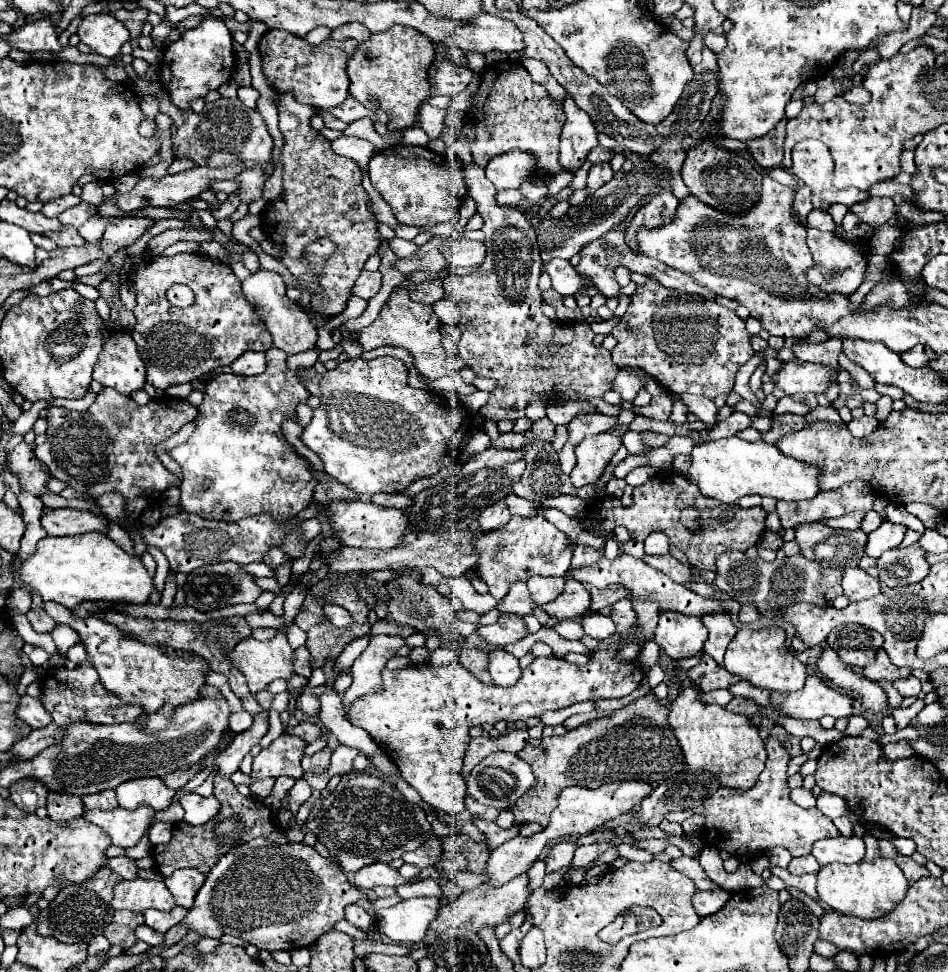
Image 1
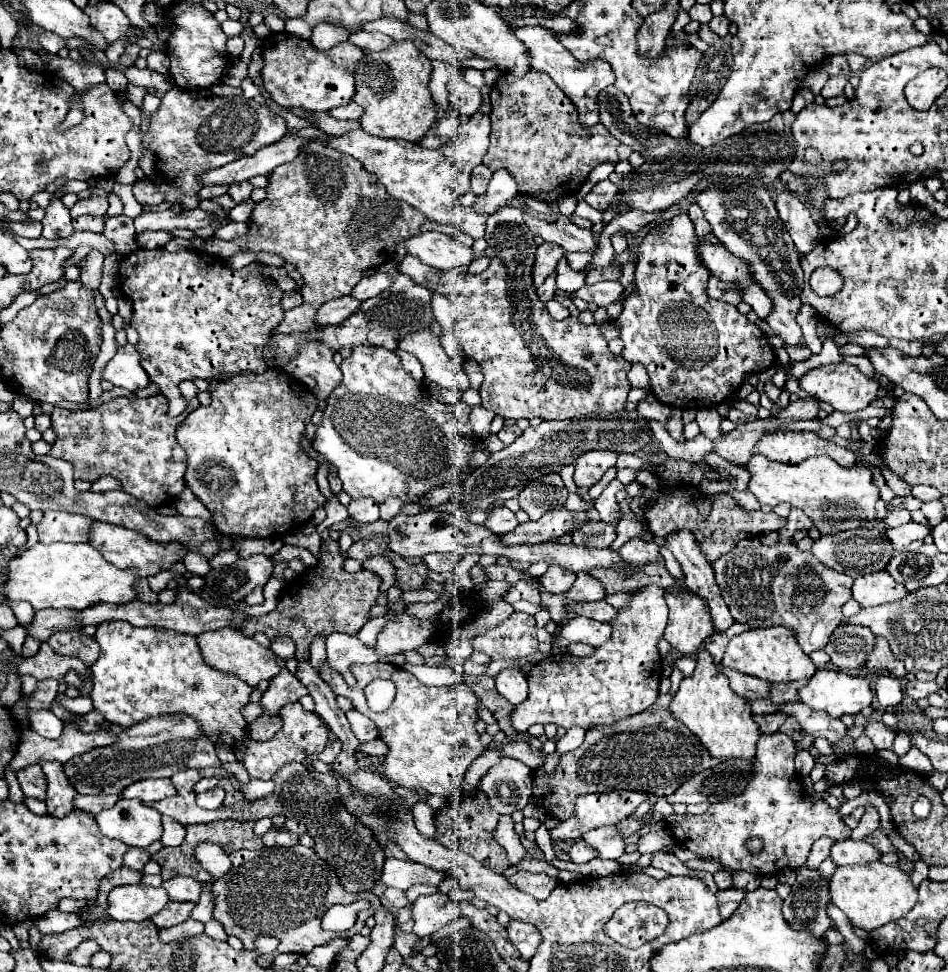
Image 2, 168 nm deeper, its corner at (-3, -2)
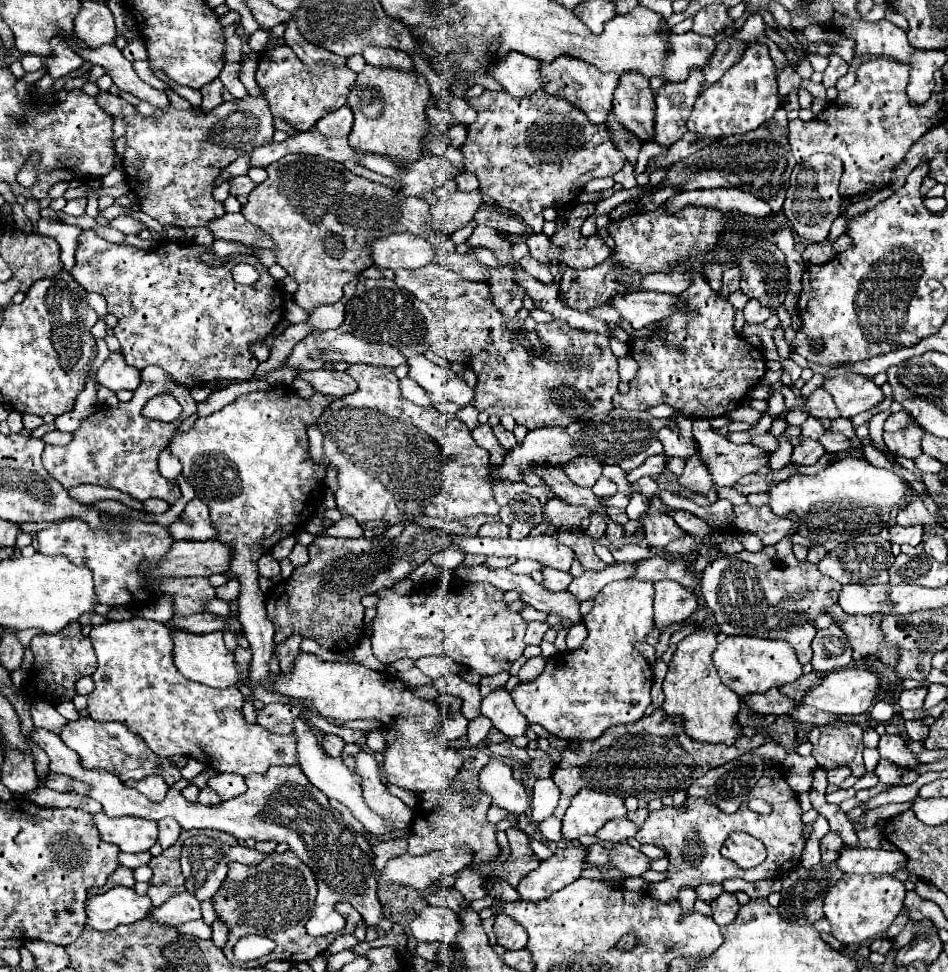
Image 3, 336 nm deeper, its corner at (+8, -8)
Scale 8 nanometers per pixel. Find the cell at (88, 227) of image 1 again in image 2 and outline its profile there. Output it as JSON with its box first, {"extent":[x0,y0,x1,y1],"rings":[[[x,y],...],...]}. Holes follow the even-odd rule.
{"extent":[103,215,139,256],"rings":[[[125,215],[109,217],[105,223],[103,235],[111,239],[115,245],[115,251],[120,256],[127,256],[127,253],[139,248],[134,238],[135,227],[133,227],[131,217],[125,217]]]}

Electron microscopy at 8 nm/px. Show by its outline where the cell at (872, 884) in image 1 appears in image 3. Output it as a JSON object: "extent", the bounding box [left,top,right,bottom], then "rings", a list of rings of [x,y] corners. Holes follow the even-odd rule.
{"extent":[824,875,906,945],"rings":[[[844,875],[842,879],[836,881],[836,885],[824,897],[824,913],[826,913],[826,919],[832,925],[832,935],[844,945],[864,943],[868,939],[878,937],[880,933],[884,933],[892,925],[892,921],[902,911],[902,907],[904,907],[904,893],[906,893],[904,883],[898,881],[892,875]]]}

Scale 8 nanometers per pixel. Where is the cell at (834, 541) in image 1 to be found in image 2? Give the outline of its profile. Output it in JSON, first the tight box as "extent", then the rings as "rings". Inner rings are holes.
{"extent":[811,521,893,579],"rings":[[[877,521],[873,529],[853,529],[853,531],[843,531],[837,535],[823,535],[813,543],[811,553],[825,563],[827,567],[833,567],[835,571],[841,571],[853,579],[861,575],[869,575],[875,571],[883,571],[893,555],[893,545],[885,535],[885,523]]]}

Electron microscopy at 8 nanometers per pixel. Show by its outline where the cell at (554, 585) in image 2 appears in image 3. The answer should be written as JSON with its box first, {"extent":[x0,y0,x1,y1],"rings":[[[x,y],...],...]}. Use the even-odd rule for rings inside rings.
{"extent":[542,569,572,591],"rings":[[[542,569],[542,575],[544,575],[542,585],[548,591],[564,591],[570,585],[570,581],[572,581],[570,573],[562,573],[558,569]]]}

